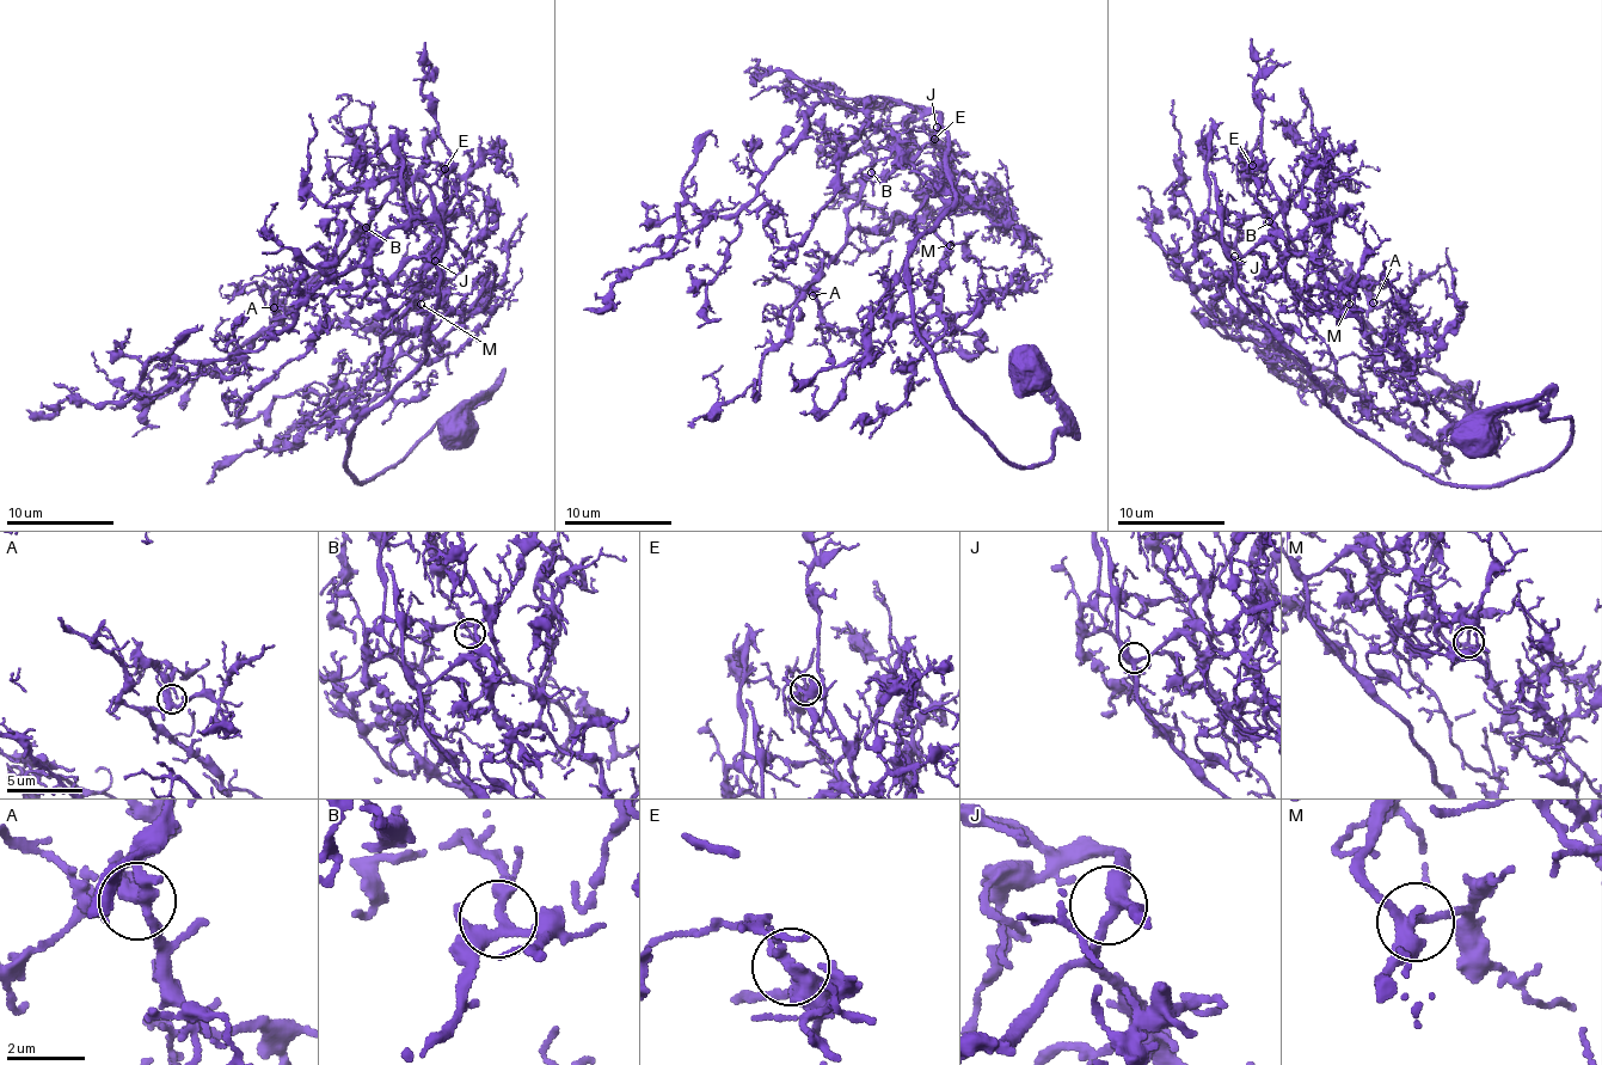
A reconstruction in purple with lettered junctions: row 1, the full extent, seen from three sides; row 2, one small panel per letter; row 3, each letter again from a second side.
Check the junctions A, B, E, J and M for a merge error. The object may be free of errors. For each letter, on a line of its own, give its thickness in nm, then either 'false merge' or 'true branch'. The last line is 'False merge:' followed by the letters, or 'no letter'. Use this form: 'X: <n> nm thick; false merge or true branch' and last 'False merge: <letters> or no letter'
A: 360 nm thick; true branch
B: 220 nm thick; true branch
E: 320 nm thick; true branch
J: 320 nm thick; true branch
M: 280 nm thick; true branch
False merge: no letter

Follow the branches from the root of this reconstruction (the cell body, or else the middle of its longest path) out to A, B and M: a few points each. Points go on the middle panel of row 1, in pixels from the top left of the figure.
A: (1027, 367), (1063, 427), (1017, 467), (914, 320), (907, 257), (953, 202), (941, 127), (861, 188), (812, 295)
B: (1027, 367), (1063, 427), (1017, 467), (914, 320), (907, 257), (953, 202), (947, 130), (870, 171)
M: (1027, 367), (1063, 427), (1017, 467), (914, 320), (907, 257), (947, 179), (950, 245)

